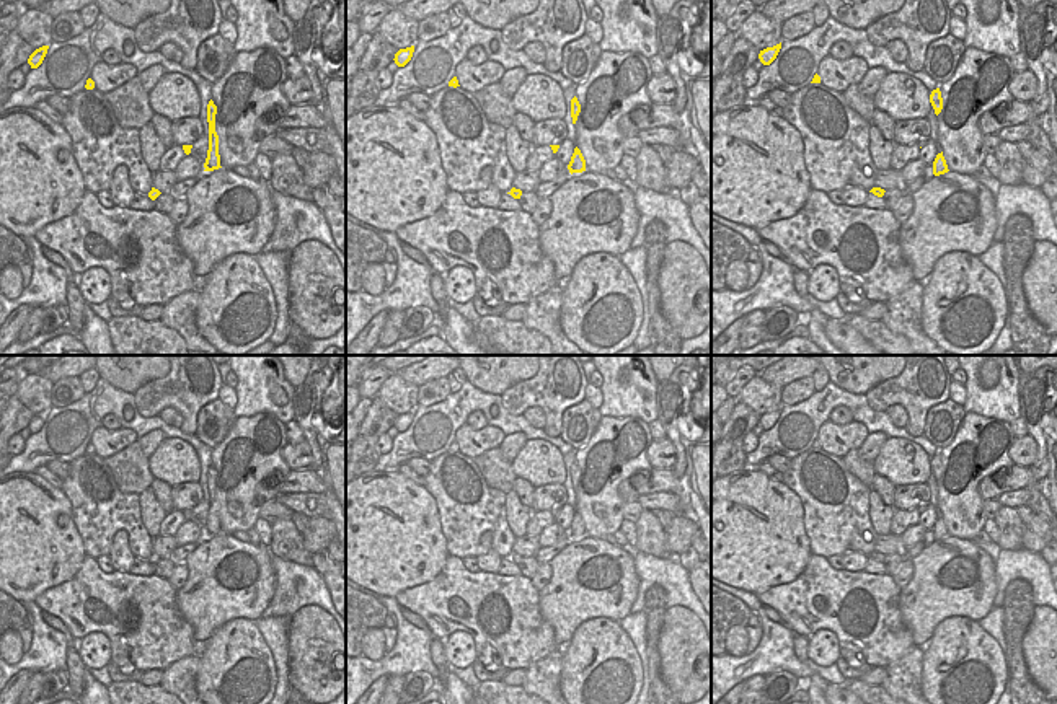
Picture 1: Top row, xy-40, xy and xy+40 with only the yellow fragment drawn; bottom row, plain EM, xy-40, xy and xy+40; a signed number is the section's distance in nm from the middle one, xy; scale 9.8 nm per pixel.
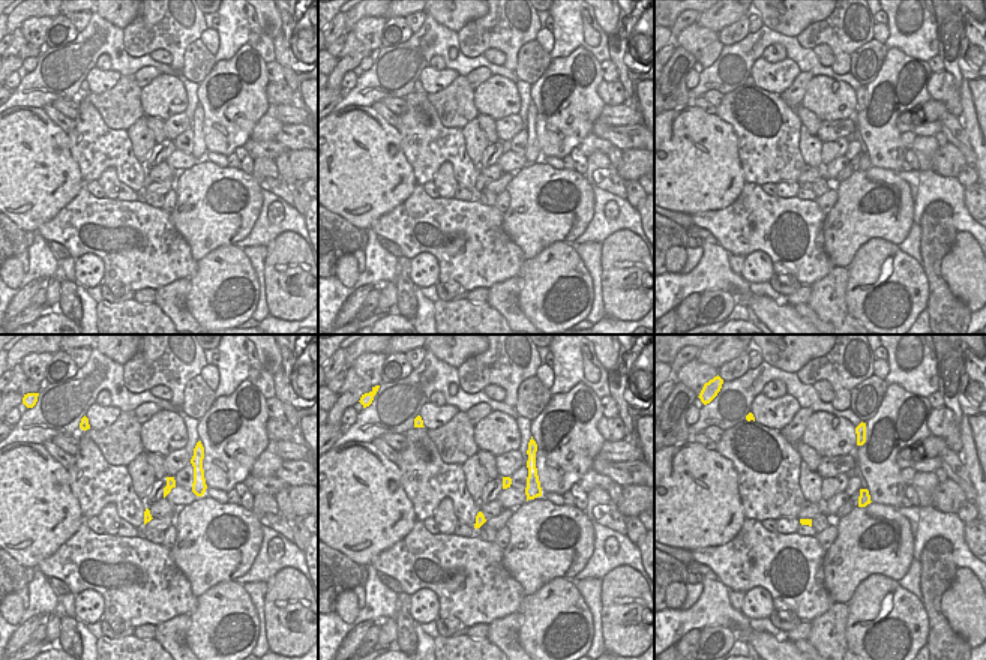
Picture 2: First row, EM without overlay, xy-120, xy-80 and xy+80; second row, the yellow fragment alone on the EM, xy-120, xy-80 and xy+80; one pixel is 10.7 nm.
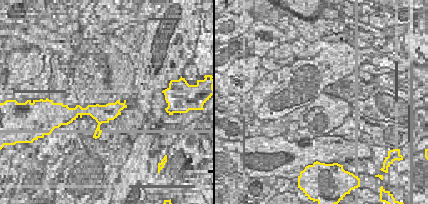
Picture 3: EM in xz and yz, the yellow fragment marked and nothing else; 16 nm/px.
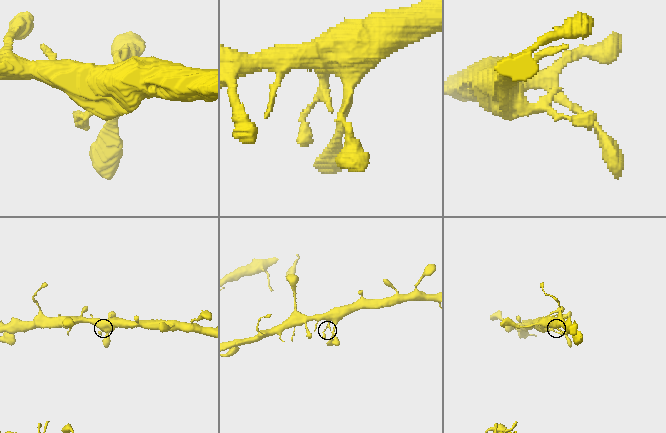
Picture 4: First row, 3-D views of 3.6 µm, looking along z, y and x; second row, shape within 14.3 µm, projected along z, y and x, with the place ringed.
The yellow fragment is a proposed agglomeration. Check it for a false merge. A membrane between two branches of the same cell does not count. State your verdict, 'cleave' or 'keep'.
keep

